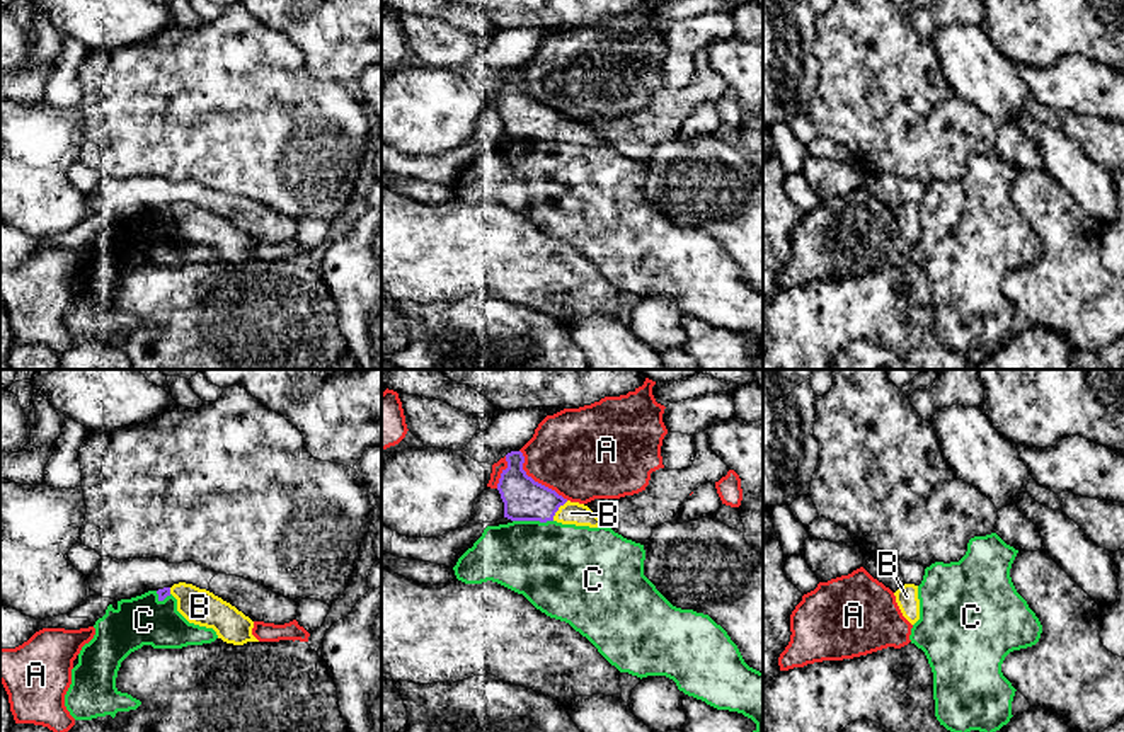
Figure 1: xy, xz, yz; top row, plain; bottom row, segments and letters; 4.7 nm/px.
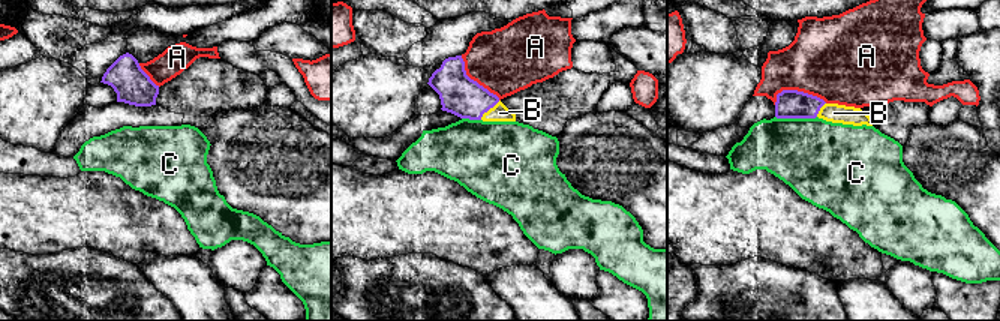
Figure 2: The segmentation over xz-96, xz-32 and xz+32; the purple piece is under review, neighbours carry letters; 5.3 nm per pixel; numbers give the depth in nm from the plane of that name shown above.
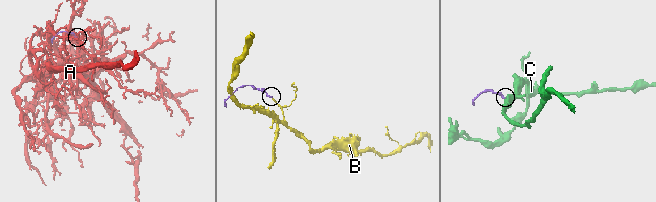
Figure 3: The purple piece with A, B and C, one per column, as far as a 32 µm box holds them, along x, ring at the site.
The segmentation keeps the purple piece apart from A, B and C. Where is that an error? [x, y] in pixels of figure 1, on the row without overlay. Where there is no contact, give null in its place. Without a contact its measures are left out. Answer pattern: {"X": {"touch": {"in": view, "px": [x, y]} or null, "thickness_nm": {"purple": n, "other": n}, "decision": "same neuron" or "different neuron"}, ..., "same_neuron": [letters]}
{"A": {"touch": {"in": "xz", "px": [533, 99]}, "thickness_nm": {"purple": 200, "other": 420}, "decision": "different neuron"}, "B": {"touch": {"in": "xz", "px": [557, 128]}, "thickness_nm": {"purple": 200, "other": 110}, "decision": "same neuron"}, "C": {"touch": {"in": "xz", "px": [533, 138]}, "thickness_nm": {"purple": 200, "other": 400}, "decision": "different neuron"}, "same_neuron": ["B"]}

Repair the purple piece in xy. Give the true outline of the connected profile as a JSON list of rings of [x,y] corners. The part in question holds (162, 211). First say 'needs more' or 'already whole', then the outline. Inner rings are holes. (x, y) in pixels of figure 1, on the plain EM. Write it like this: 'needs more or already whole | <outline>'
needs more | [[[179,201],[172,206],[158,208],[157,213],[158,220],[172,213],[177,218],[177,230],[189,242],[213,247],[218,257],[227,262],[244,264],[247,260],[259,260],[252,254],[254,240],[206,208]]]

